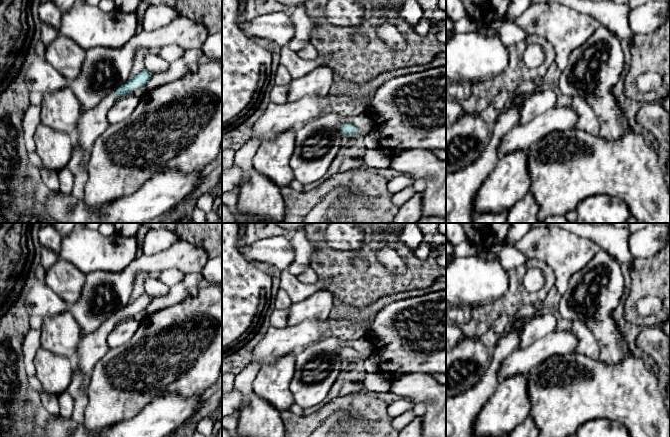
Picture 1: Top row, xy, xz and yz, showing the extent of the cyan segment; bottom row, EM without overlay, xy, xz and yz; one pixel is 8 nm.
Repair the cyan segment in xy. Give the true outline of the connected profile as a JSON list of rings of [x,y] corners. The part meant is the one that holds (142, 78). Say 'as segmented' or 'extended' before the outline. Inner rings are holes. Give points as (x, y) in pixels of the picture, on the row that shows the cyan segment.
extended | [[[144,69],[105,97],[97,106],[82,114],[78,125],[77,143],[86,155],[90,155],[95,140],[110,125],[107,120],[107,110],[115,104],[119,97],[132,93],[136,88],[145,86],[152,75],[152,72]]]

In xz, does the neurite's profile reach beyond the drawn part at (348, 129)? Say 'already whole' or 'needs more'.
already whole

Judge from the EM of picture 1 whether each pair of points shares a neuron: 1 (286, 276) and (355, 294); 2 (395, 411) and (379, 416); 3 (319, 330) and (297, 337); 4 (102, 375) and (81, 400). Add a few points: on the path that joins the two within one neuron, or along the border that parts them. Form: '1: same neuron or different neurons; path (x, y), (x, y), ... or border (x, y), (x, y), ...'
1: different neurons; border (318, 278), (324, 281), (320, 288)
2: different neurons; border (388, 405), (387, 412), (392, 419)
3: same neuron; path (314, 330), (302, 334)
4: different neurons; border (89, 379), (88, 403), (83, 416)

